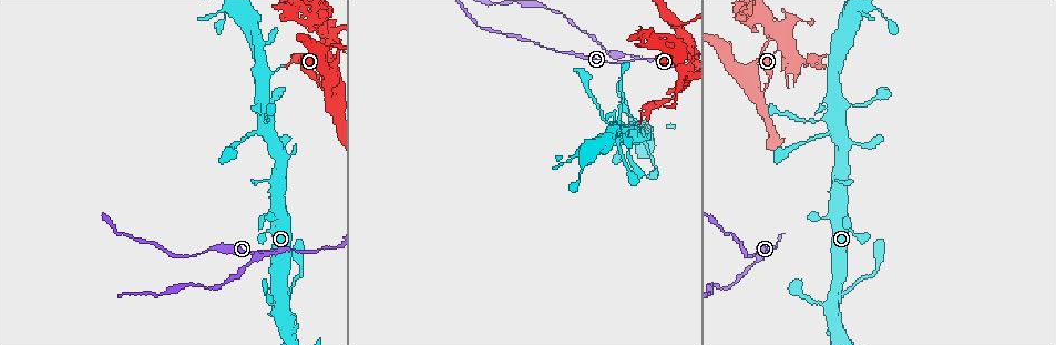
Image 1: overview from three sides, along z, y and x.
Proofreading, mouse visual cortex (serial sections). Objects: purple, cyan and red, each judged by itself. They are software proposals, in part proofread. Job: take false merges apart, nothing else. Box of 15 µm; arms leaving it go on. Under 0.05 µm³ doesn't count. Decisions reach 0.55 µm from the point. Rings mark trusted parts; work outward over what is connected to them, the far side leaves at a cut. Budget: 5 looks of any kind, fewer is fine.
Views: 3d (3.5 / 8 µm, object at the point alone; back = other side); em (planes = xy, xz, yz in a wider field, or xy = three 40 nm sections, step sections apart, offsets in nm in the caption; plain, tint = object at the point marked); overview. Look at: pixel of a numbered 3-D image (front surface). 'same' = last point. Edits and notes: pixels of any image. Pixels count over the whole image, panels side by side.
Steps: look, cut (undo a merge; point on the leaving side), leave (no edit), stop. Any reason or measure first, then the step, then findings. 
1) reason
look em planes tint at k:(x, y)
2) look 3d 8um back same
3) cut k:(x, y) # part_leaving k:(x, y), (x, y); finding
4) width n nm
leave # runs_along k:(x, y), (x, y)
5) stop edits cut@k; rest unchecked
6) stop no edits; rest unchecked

thin neck
look 3d 3.5um back at 1:(635, 58)

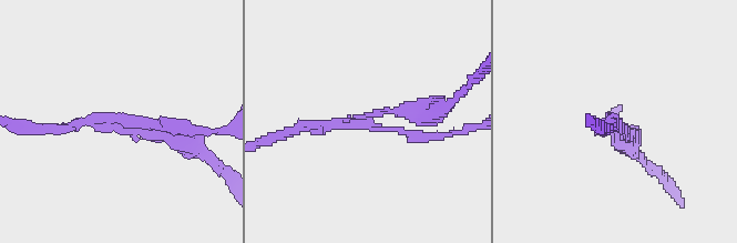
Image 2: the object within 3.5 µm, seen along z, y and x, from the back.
arms 3; arm_widths 150, 150, 250 nm
look em xy step 1 tint at 2:(366, 122)

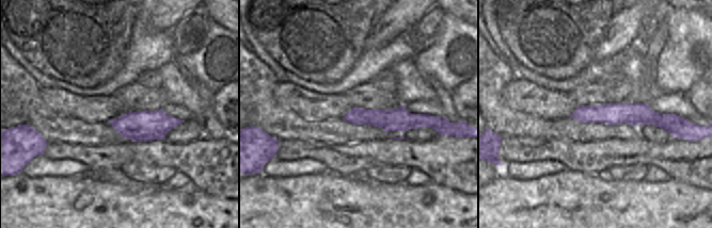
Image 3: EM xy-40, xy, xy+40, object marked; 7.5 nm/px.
cut 2:(400, 113) # part_leaving 2:(367, 119), (459, 93); a second cell is stuck on

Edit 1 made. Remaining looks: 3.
thin arm on a thick one
look 3d 3.5um at 1:(263, 130)

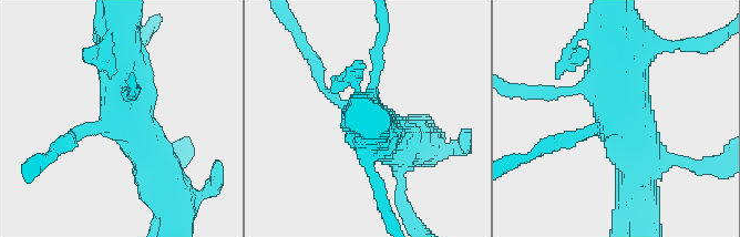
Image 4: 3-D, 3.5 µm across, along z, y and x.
arms 4; arm_widths 150, 200, 600, 600 nm
look em xy step 1 tint at 4:(610, 121)

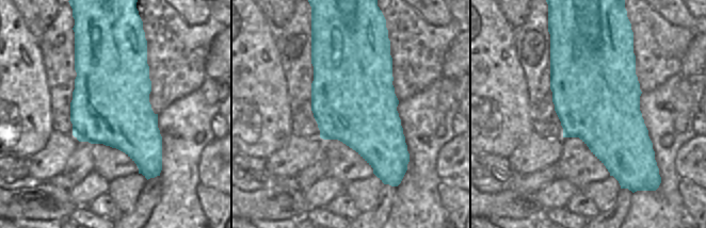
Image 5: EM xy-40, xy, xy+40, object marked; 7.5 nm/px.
look em xy step 5 tint same

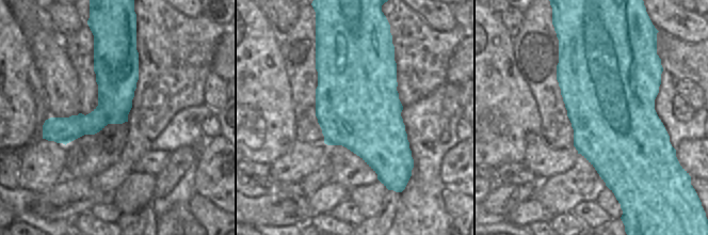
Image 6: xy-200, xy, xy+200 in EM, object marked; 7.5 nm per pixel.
leave # runs_along 4:(166, 181), (132, 123), (119, 48); continuous, no second cell

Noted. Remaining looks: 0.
stop edits cut@2; rest unchecked

